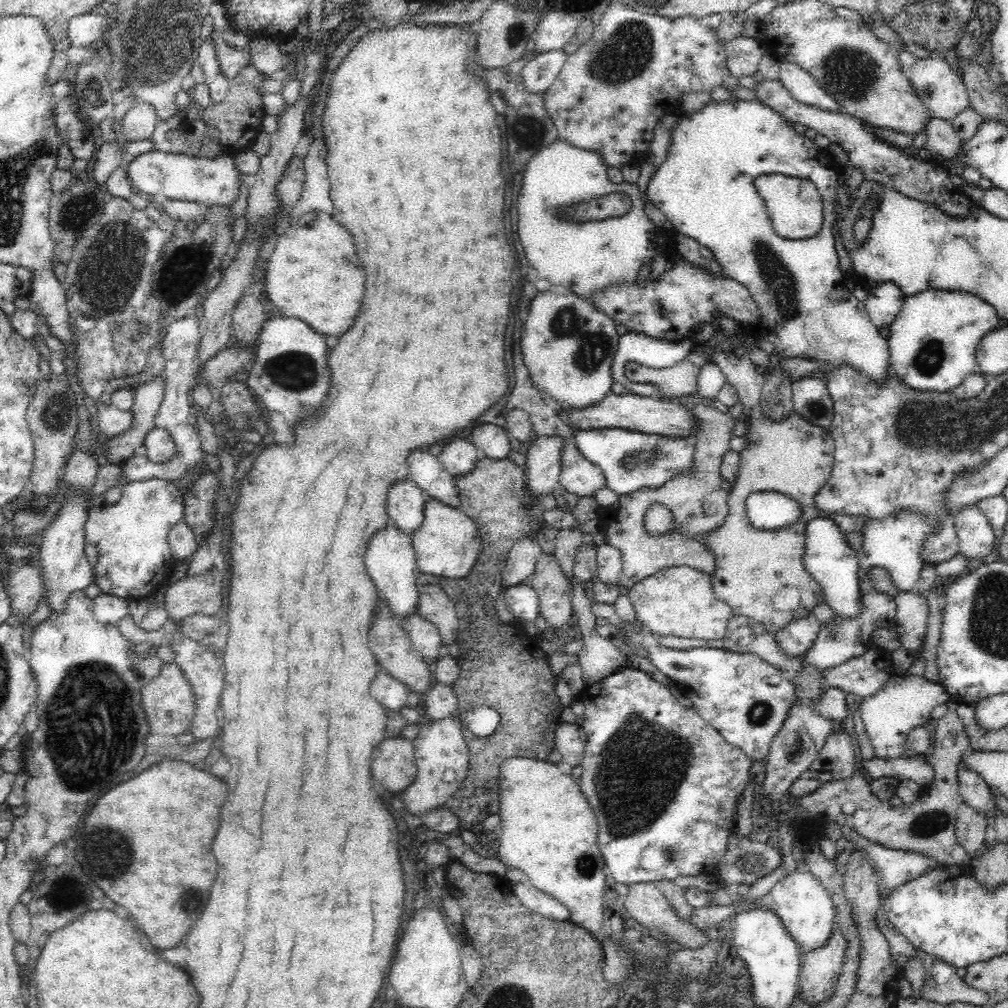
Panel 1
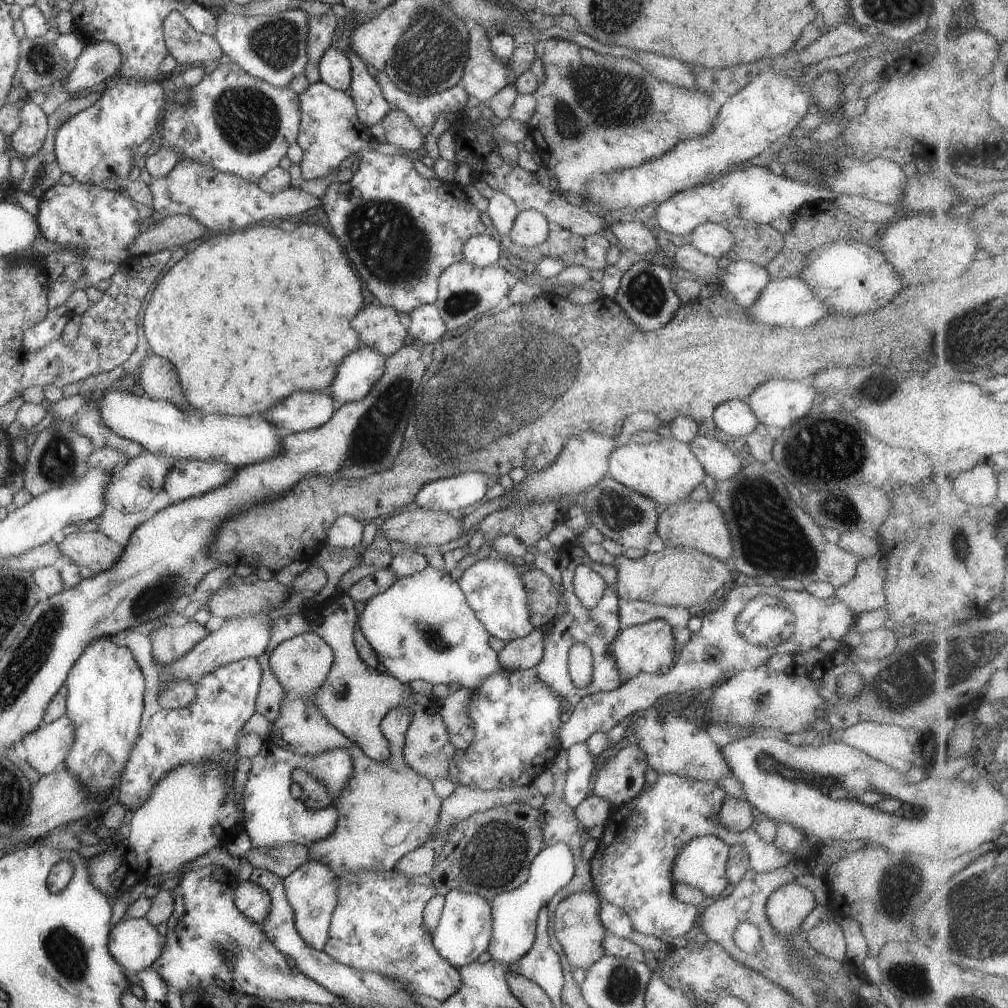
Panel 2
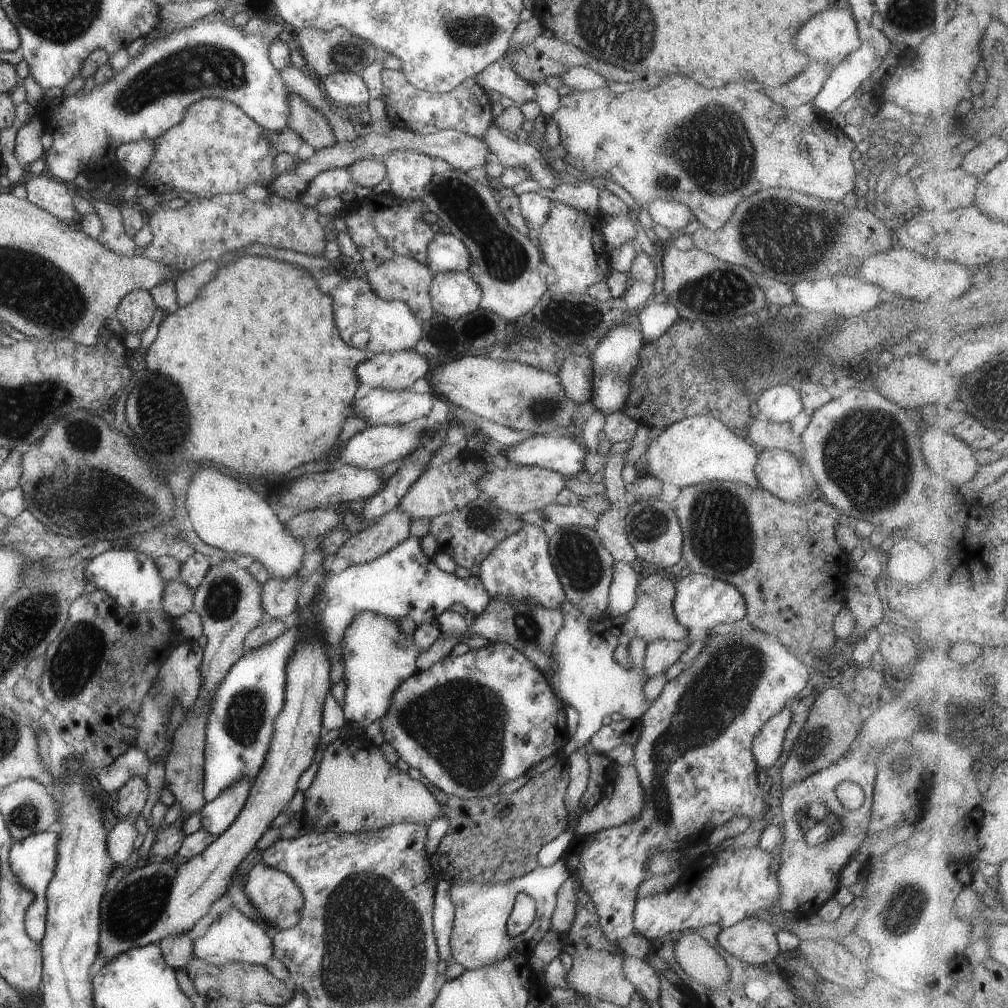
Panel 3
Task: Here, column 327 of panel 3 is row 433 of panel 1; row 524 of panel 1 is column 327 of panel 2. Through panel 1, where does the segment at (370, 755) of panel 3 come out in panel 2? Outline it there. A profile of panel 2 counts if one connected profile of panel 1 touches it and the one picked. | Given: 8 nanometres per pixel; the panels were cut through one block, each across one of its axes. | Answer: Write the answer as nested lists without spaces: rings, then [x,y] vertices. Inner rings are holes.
[[[313,633],[297,635],[276,646],[269,656],[269,666],[282,682],[286,694],[280,704],[280,714],[272,723],[269,740],[292,754],[318,756],[339,747],[353,752],[357,776],[348,782],[338,799],[332,798],[326,786],[302,768],[297,767],[291,773],[292,782],[302,788],[300,800],[309,810],[333,806],[338,814],[337,826],[332,834],[307,846],[308,858],[328,866],[337,878],[361,869],[390,871],[406,854],[431,845],[442,810],[442,799],[435,794],[432,781],[404,761],[405,735],[413,718],[410,708],[392,708],[381,722],[381,732],[388,740],[391,753],[390,760],[384,764],[365,756],[350,738],[324,720],[323,714],[312,702],[312,694],[322,686],[333,663],[332,648]],[[384,836],[389,836],[388,845],[384,844]]]

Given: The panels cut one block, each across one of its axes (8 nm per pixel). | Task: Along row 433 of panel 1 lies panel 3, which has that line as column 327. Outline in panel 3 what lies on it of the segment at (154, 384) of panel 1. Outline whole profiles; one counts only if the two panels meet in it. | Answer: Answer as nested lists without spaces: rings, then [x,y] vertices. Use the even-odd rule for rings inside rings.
[[[287,90],[287,96],[290,96],[291,120],[288,122],[292,130],[315,150],[334,146],[337,141],[328,120],[292,90]]]

